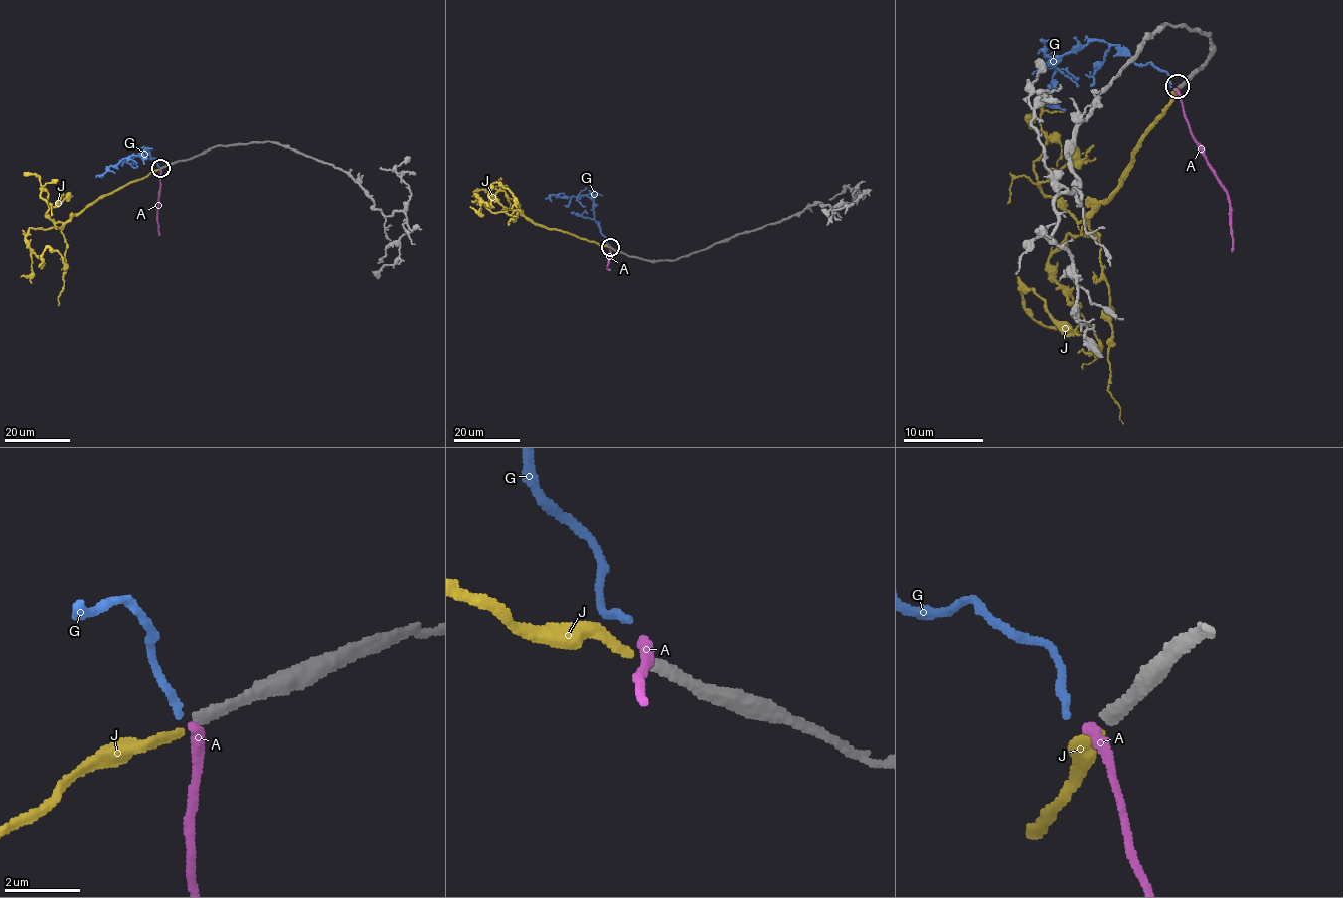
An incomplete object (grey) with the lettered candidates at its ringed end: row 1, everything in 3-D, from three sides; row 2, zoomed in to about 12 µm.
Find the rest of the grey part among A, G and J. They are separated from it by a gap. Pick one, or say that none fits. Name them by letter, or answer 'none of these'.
none of these

